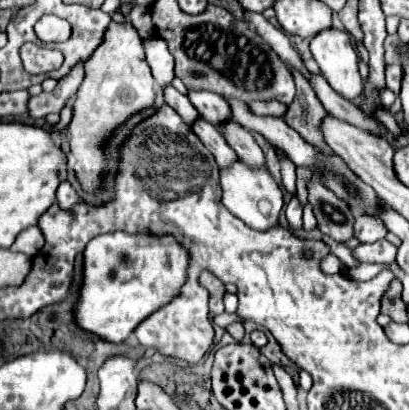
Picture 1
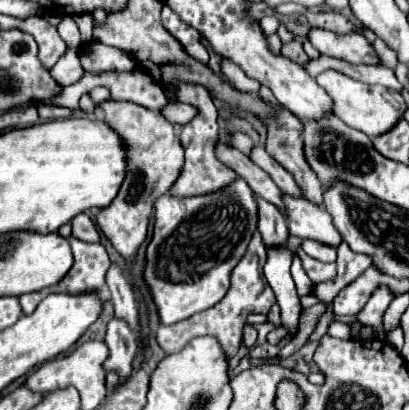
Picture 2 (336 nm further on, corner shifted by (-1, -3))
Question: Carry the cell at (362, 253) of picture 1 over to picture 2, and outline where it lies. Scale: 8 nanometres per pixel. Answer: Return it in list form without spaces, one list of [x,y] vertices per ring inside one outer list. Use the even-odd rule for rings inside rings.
[[[298,250],[296,254],[302,258],[302,266],[304,266],[308,278],[310,278],[314,284],[326,282],[326,280],[334,280],[334,268],[336,268],[334,262],[332,262],[332,264],[318,262],[318,260],[310,258],[308,254],[304,254],[304,250]]]

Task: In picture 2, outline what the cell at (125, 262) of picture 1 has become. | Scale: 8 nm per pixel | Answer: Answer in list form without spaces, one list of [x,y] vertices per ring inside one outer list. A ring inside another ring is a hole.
[[[242,178],[208,196],[174,198],[170,194],[164,194],[156,200],[154,210],[156,210],[154,214],[156,220],[154,220],[152,240],[146,246],[144,280],[156,304],[160,324],[170,326],[184,318],[190,318],[196,312],[212,308],[222,300],[222,296],[230,286],[230,272],[244,256],[246,246],[256,230],[258,216],[256,216],[256,202],[252,198],[252,190]]]

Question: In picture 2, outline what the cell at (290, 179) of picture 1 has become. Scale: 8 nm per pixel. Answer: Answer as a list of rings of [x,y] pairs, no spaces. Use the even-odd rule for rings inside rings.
[[[304,240],[302,250],[308,256],[312,256],[312,258],[316,258],[320,262],[334,262],[336,260],[336,248],[328,246],[328,244],[322,244],[318,240]]]

